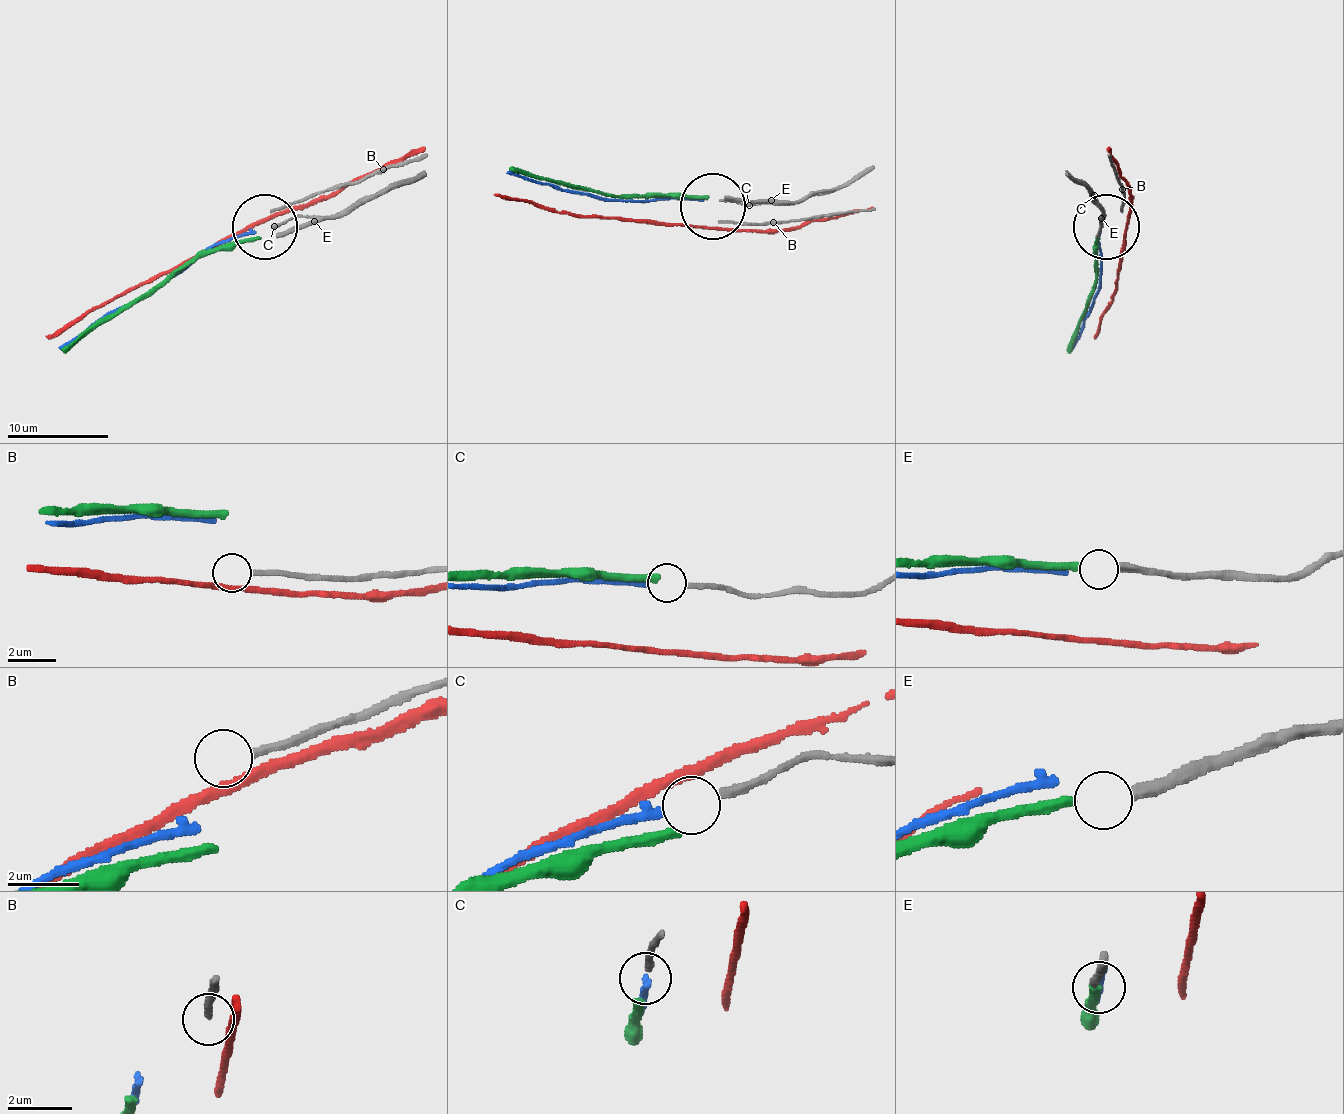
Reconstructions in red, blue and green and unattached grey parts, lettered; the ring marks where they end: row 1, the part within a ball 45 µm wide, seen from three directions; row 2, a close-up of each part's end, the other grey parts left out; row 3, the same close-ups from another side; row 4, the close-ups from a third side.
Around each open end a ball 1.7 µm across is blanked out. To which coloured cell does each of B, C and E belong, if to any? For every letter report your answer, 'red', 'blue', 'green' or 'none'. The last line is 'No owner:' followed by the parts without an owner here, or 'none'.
B: none
C: blue
E: green
No owner: B

